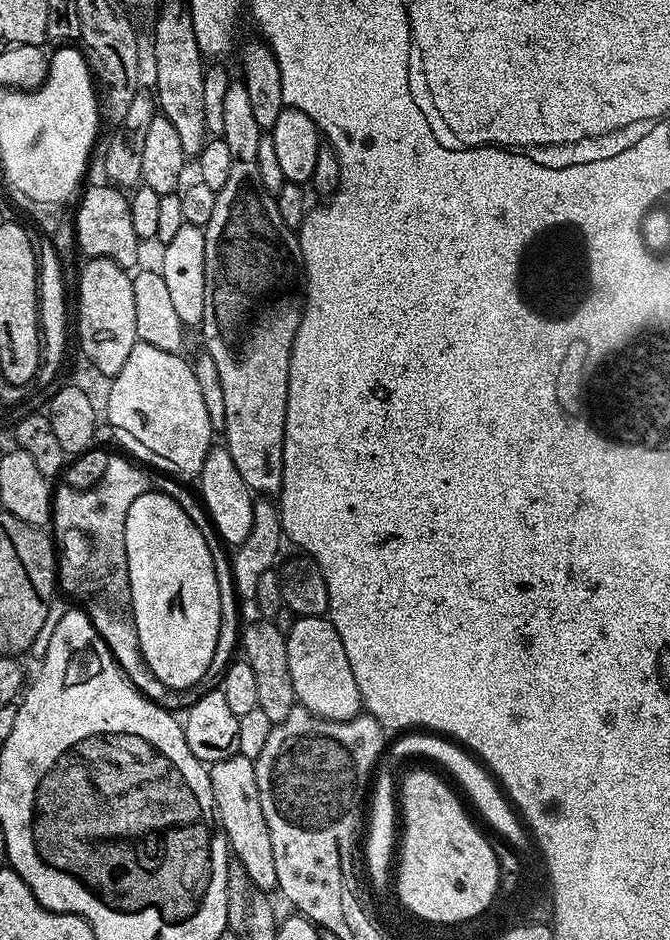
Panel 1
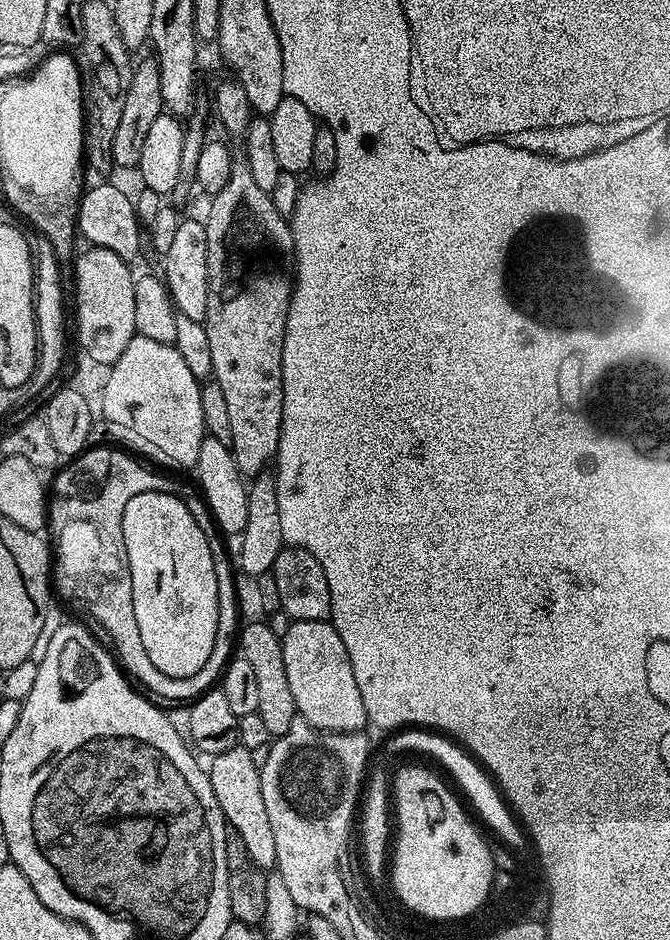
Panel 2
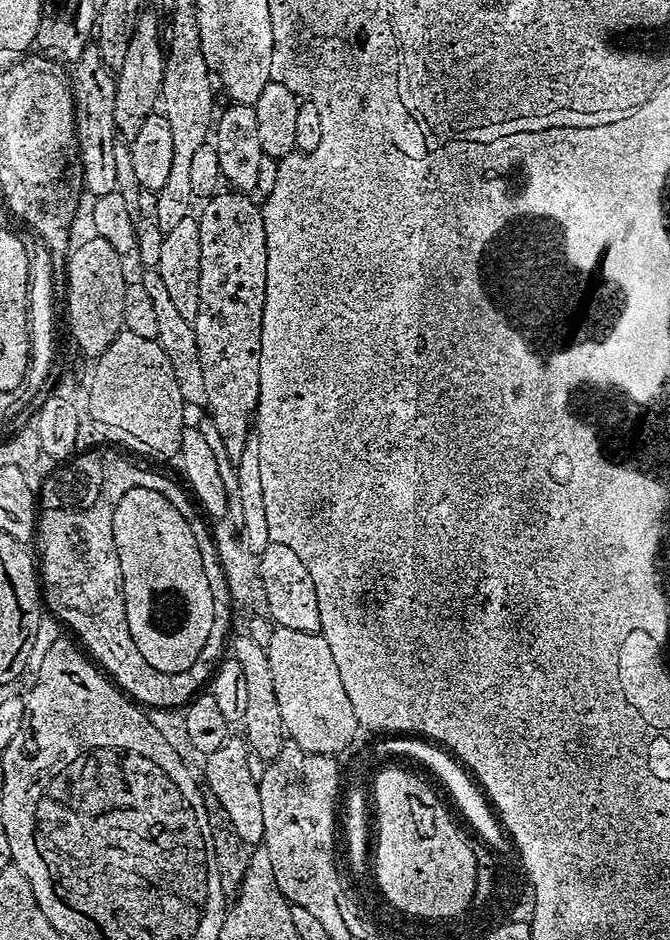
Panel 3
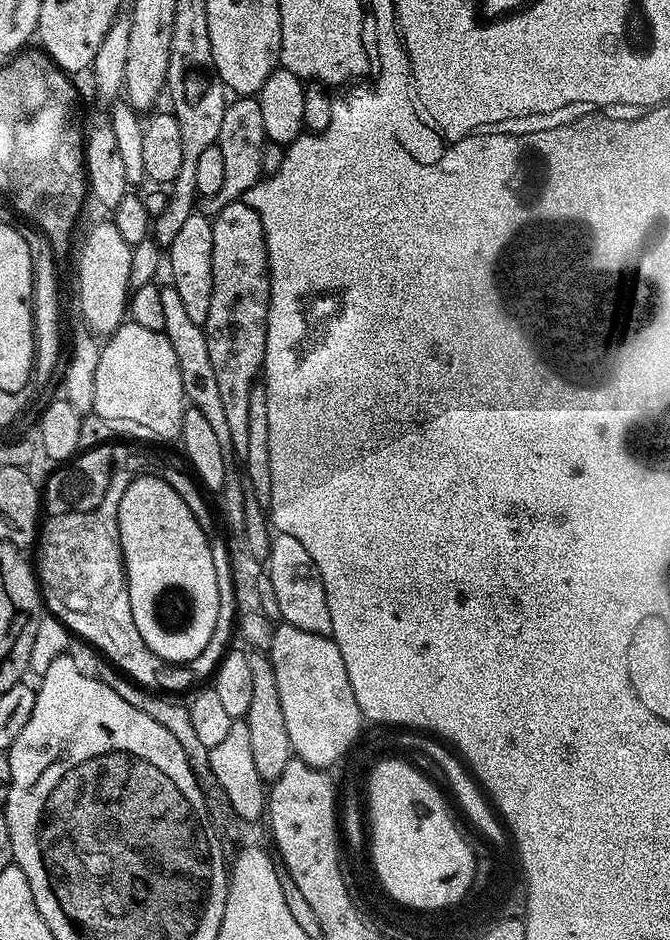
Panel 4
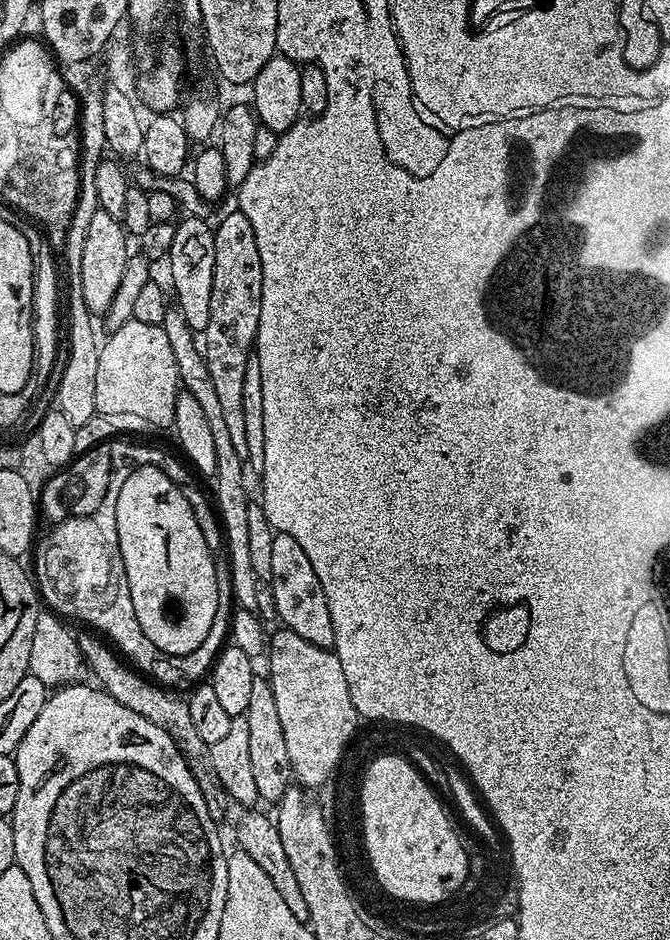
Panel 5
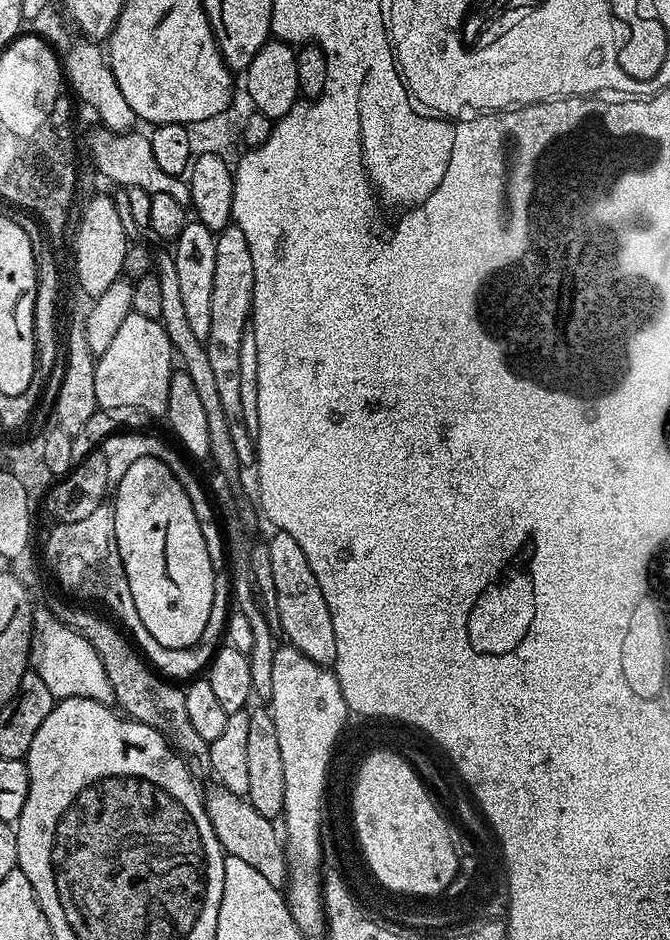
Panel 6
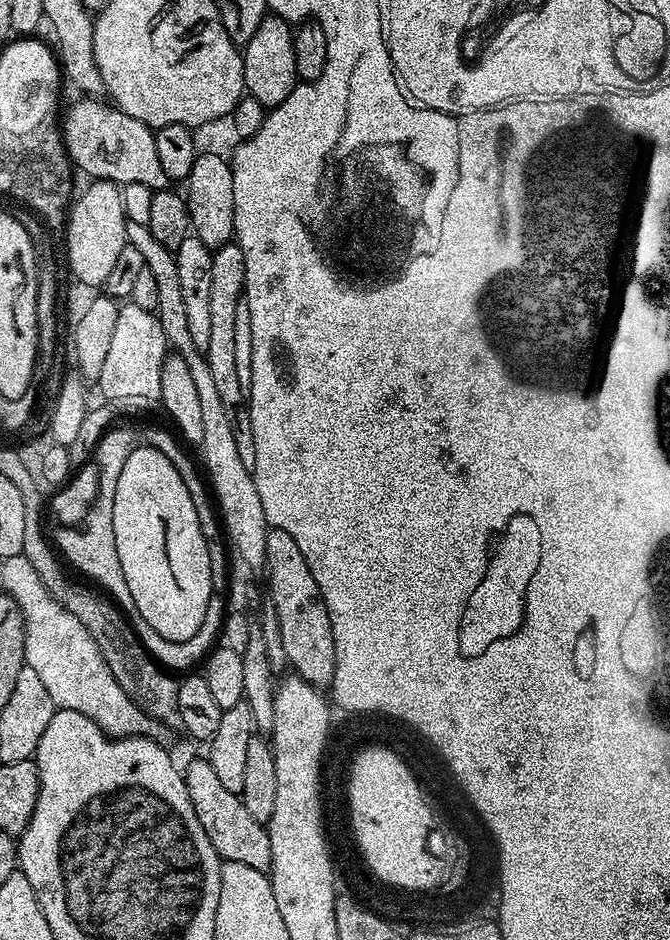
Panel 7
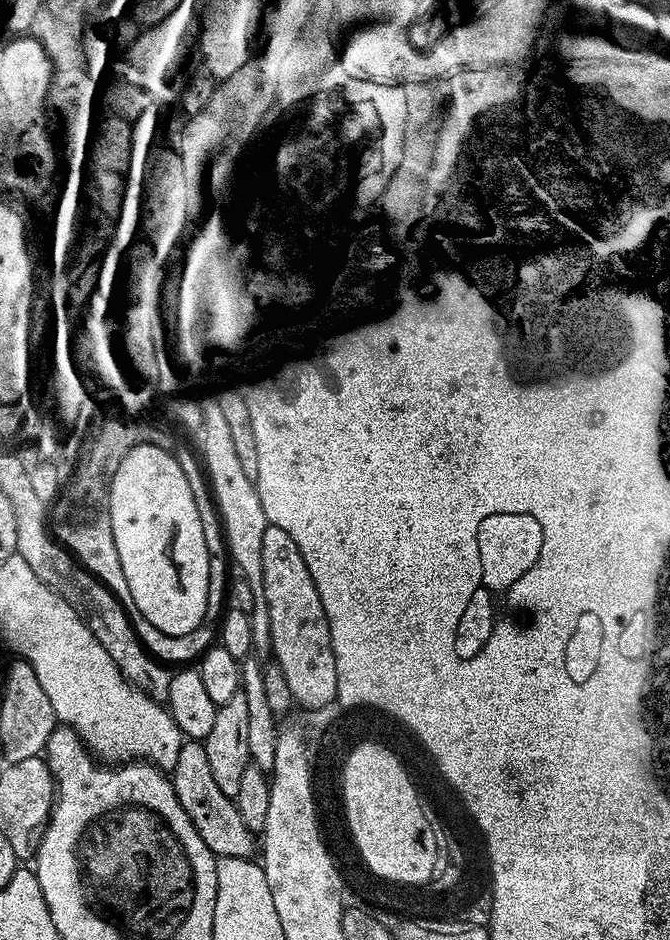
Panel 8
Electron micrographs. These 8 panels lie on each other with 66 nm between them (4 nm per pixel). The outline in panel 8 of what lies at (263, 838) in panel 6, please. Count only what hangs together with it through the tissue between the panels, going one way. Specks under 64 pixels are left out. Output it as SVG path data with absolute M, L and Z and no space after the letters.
M185 739L178 750L178 762L170 769L170 779L178 802L182 802L182 810L190 814L190 822L194 822L194 830L202 834L202 842L210 846L217 858L249 858L252 851L257 851L258 840L253 832L242 822L242 814L238 810L233 797L222 794L218 790L218 781L210 771L210 758L206 758L203 743L198 740Z

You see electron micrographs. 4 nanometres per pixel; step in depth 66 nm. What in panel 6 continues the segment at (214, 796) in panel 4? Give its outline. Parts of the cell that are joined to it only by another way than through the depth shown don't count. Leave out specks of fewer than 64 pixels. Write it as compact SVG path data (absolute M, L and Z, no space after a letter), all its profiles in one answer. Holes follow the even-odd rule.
M71 599L56 600L50 605L50 611L56 619L61 620L70 630L82 634L86 642L94 648L98 658L102 658L102 666L106 670L106 678L110 678L113 701L119 711L129 720L137 720L154 730L158 730L164 739L172 745L179 755L183 756L188 766L188 773L197 781L203 782L212 776L209 741L203 740L194 731L190 718L186 714L186 698L184 688L169 682L161 673L157 672L140 654L140 649L122 631L119 624L113 622L107 615L93 610L80 602ZM72 603L72 604L71 604ZM89 608L89 609L88 609ZM96 611L96 612L91 612ZM100 615L100 616L99 616Z

